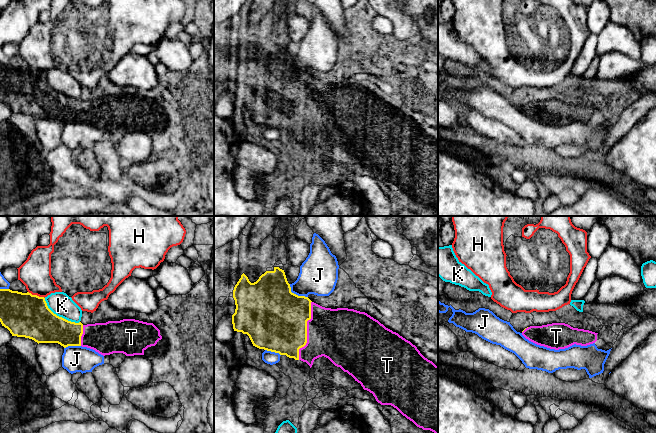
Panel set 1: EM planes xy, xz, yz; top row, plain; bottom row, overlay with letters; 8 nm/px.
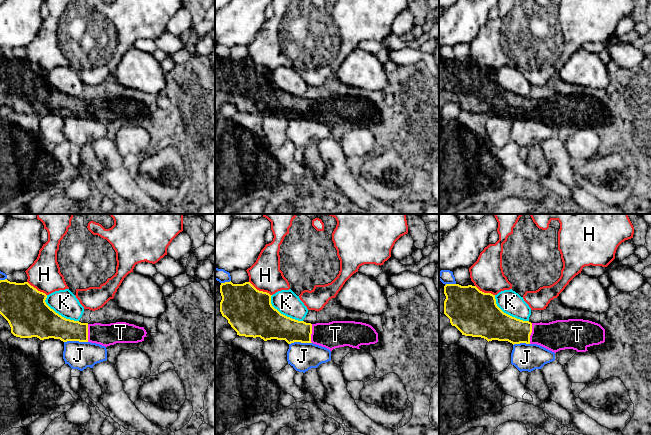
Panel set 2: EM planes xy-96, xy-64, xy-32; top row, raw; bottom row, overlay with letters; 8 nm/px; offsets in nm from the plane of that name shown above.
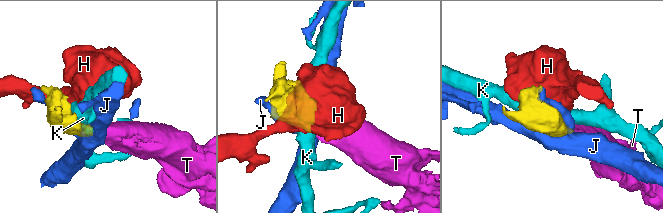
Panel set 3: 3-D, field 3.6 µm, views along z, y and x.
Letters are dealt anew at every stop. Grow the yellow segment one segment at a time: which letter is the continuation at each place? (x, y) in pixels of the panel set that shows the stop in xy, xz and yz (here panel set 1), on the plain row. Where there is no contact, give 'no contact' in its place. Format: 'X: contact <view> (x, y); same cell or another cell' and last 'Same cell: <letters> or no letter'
H: contact xy (36, 71); another cell
J: contact xz (295, 70); another cell
K: contact xy (58, 92); another cell
T: contact xz (306, 107); same cell
Same cell: T

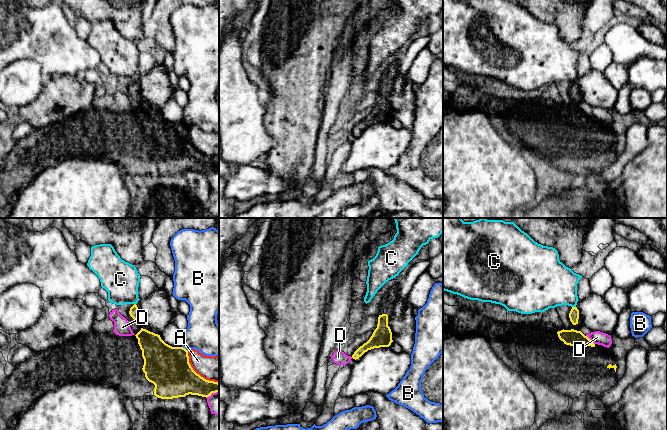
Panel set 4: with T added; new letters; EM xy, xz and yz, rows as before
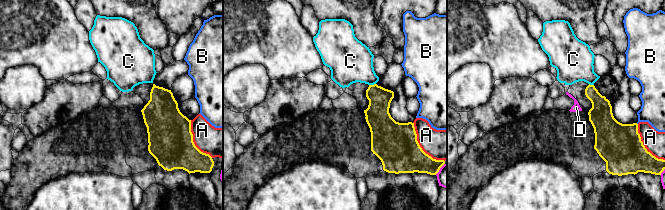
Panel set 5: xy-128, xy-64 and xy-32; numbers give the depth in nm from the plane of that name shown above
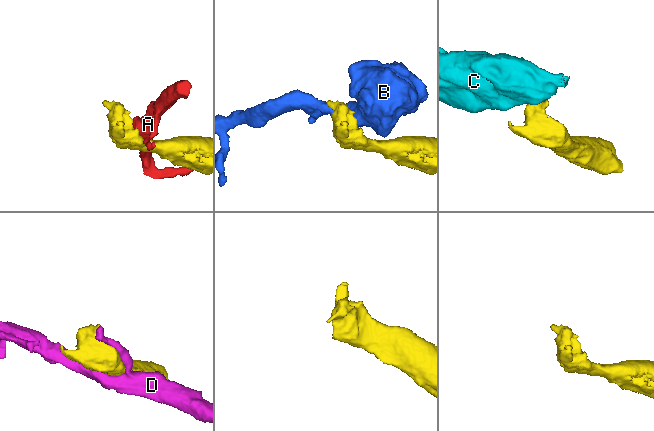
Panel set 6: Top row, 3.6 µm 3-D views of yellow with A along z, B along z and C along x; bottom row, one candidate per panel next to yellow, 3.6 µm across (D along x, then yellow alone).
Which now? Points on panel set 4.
A: contact xy (196, 149); another cell
B: contact xy (185, 125); another cell
C: contact yz (574, 83); another cell
D: contact yz (590, 116); another cell
Same cell: no letter

